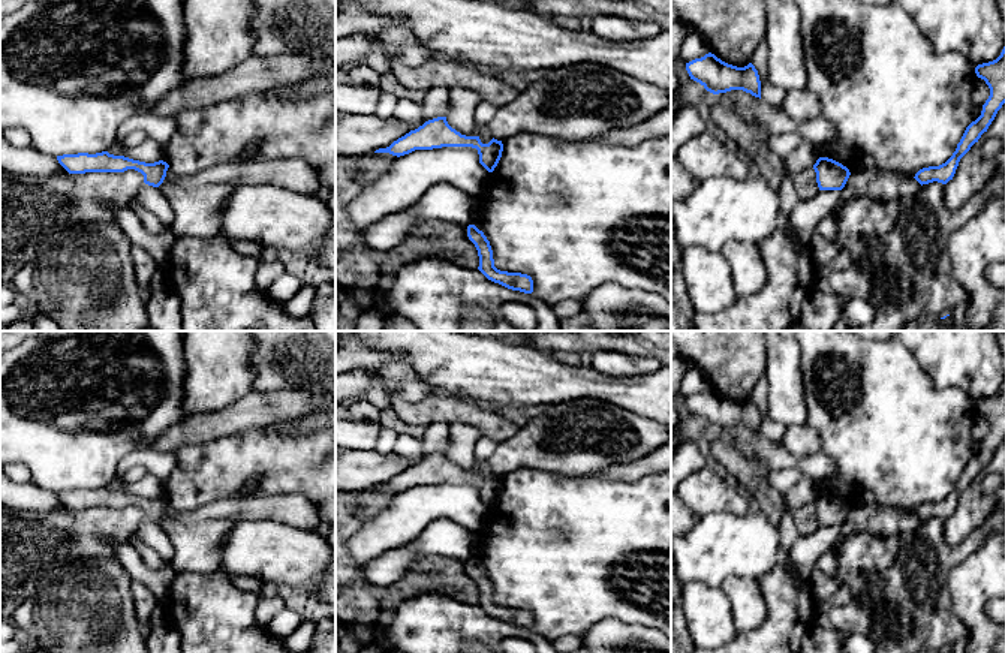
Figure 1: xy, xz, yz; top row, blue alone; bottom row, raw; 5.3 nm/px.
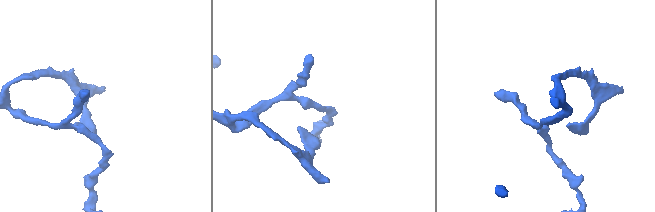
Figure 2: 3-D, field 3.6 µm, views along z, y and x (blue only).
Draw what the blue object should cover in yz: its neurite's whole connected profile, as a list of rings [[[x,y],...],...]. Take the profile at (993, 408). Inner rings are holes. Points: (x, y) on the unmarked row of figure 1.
[[[1005,382],[996,395],[978,400],[975,409],[978,413],[984,415],[990,424],[990,431],[983,440],[981,451],[966,463],[956,487],[945,499],[923,503],[915,509],[914,514],[921,521],[933,517],[947,520],[953,515],[960,494],[978,478],[981,470],[987,467],[998,446],[1005,439]]]

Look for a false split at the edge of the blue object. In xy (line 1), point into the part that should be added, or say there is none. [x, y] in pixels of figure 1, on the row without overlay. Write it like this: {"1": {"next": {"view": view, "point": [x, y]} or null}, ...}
{"1": {"next": null}}

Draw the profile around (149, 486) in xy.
[[[150,473],[133,482],[115,476],[106,487],[114,491],[124,491],[145,499],[154,499],[163,494],[163,482]]]

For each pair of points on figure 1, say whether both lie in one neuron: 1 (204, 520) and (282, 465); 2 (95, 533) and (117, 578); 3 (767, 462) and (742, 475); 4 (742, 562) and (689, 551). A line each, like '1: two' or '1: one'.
1: two
2: two
3: two
4: one

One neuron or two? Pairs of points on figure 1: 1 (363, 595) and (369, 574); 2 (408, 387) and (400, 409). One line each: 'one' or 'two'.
1: two
2: two

